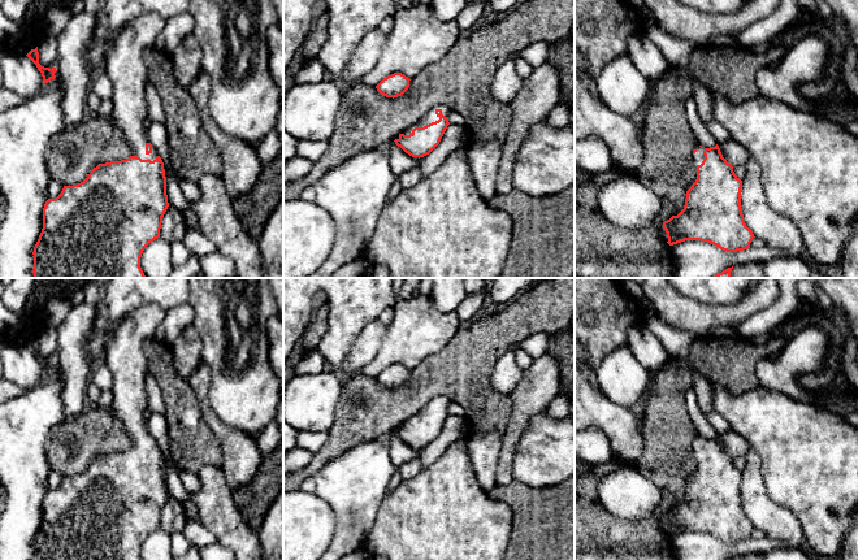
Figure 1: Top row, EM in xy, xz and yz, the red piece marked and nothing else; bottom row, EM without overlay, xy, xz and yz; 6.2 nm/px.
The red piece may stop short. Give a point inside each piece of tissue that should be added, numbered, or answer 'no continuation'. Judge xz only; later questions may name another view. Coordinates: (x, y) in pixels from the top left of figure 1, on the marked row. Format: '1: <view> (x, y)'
1: xz (430, 116)

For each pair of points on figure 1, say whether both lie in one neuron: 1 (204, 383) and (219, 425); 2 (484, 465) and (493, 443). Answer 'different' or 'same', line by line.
1: same
2: same

